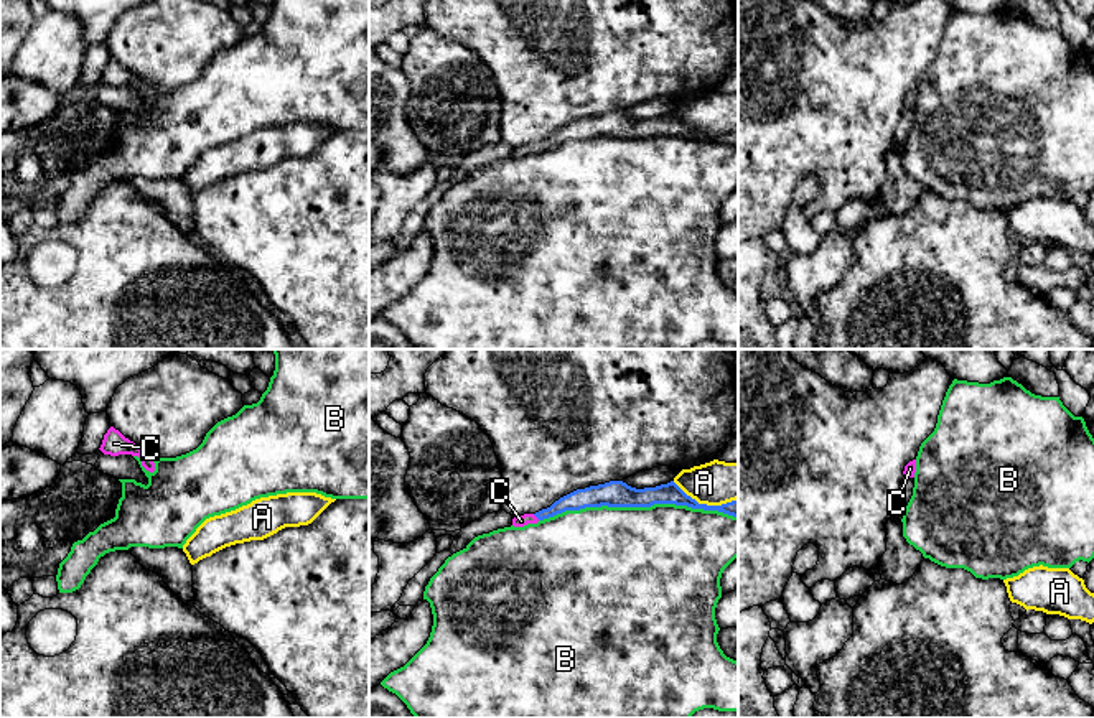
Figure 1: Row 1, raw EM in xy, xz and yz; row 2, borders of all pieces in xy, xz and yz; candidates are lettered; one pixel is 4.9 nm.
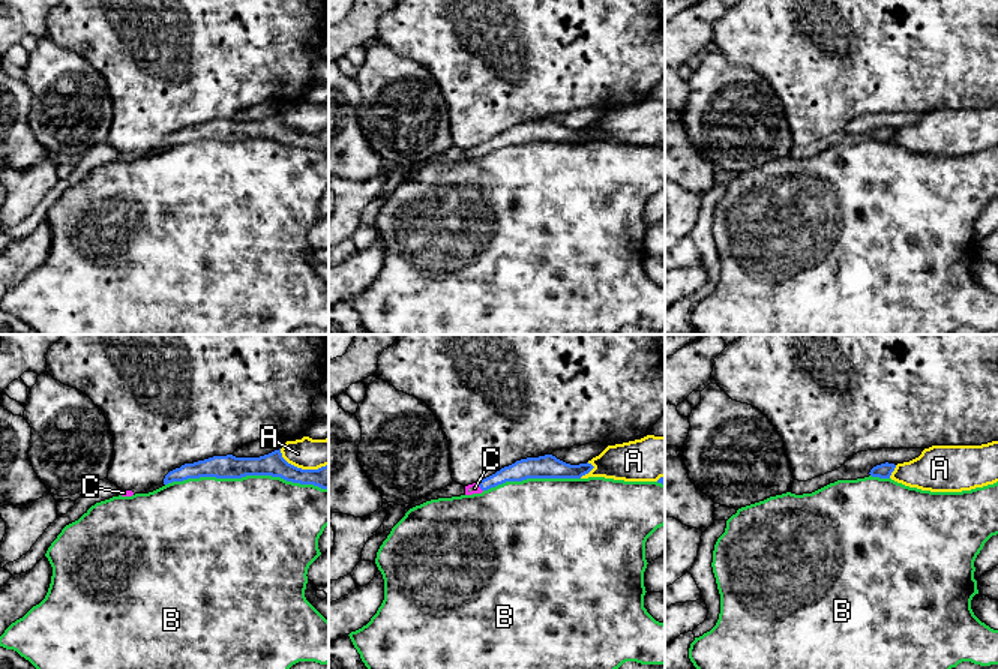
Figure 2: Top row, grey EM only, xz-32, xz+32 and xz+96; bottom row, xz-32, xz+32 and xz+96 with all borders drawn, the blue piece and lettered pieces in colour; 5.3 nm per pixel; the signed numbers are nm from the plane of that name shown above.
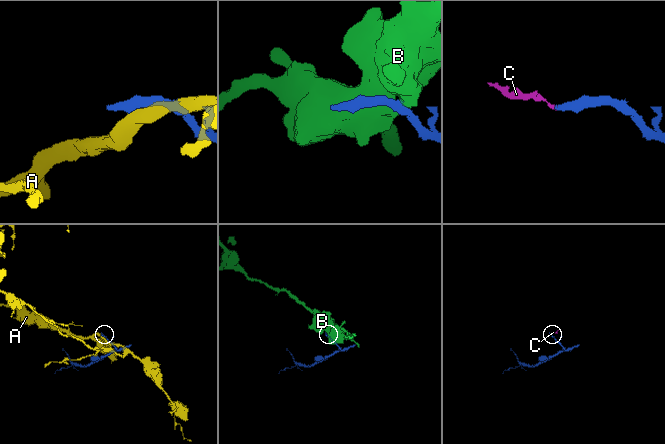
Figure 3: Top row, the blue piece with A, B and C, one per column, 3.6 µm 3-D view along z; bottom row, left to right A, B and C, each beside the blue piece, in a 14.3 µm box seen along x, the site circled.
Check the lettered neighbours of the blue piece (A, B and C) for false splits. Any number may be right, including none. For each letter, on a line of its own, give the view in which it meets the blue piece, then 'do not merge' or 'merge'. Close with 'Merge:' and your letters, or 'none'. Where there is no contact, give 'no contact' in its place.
A: xz | do not merge
B: xz | do not merge
C: xz | merge
Merge: C

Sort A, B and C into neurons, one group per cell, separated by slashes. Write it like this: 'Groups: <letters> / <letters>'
Groups: A / B / C

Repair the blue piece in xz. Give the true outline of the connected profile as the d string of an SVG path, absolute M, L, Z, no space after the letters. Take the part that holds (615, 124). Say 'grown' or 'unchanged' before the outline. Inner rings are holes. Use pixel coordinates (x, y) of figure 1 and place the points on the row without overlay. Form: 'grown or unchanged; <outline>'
grown; M610 112L605 115L577 120L555 132L550 138L542 140L535 145L514 148L512 156L524 158L527 155L537 155L539 152L554 148L565 142L580 142L585 138L651 138L654 135L687 137L692 140L718 142L738 148L738 130L722 137L707 137L699 135L695 130L687 127L674 112L644 120L631 119L623 112Z

